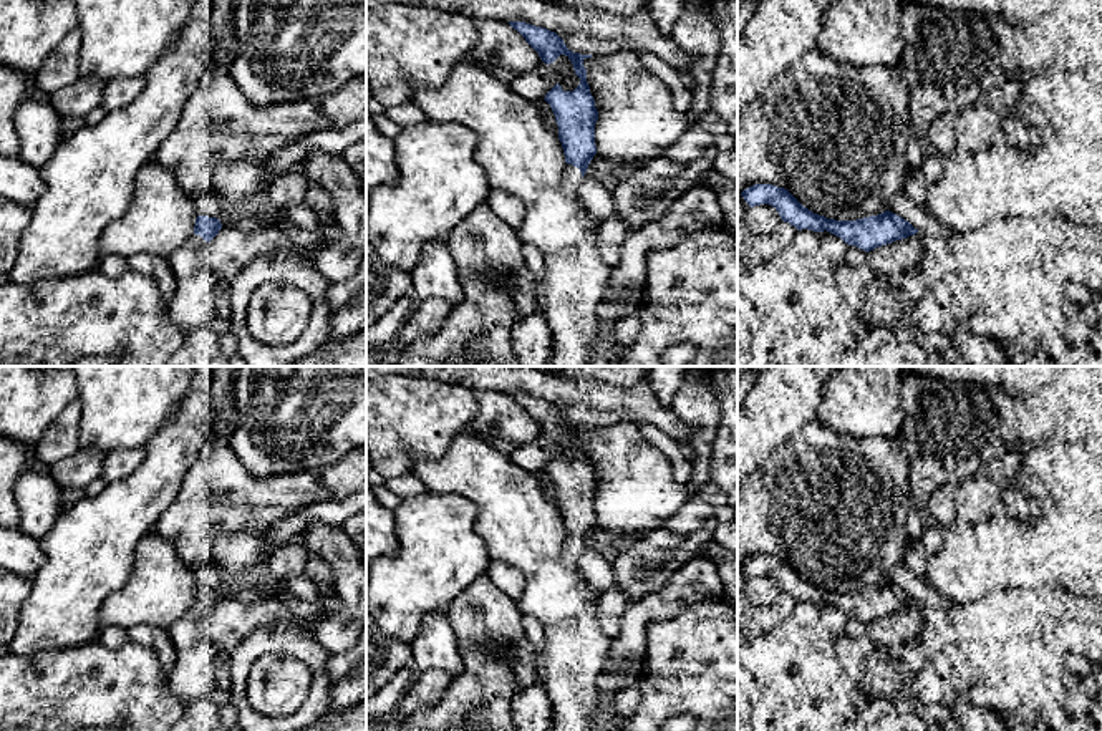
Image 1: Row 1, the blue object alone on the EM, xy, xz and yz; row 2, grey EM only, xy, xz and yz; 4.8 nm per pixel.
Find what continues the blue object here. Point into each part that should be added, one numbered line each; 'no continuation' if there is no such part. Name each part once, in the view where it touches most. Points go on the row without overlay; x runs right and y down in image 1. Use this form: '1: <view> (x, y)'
1: xz (572, 549)

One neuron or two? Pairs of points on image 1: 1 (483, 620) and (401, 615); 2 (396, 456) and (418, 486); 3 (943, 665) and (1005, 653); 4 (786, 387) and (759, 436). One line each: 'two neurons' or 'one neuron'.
1: two neurons
2: two neurons
3: one neuron
4: one neuron

